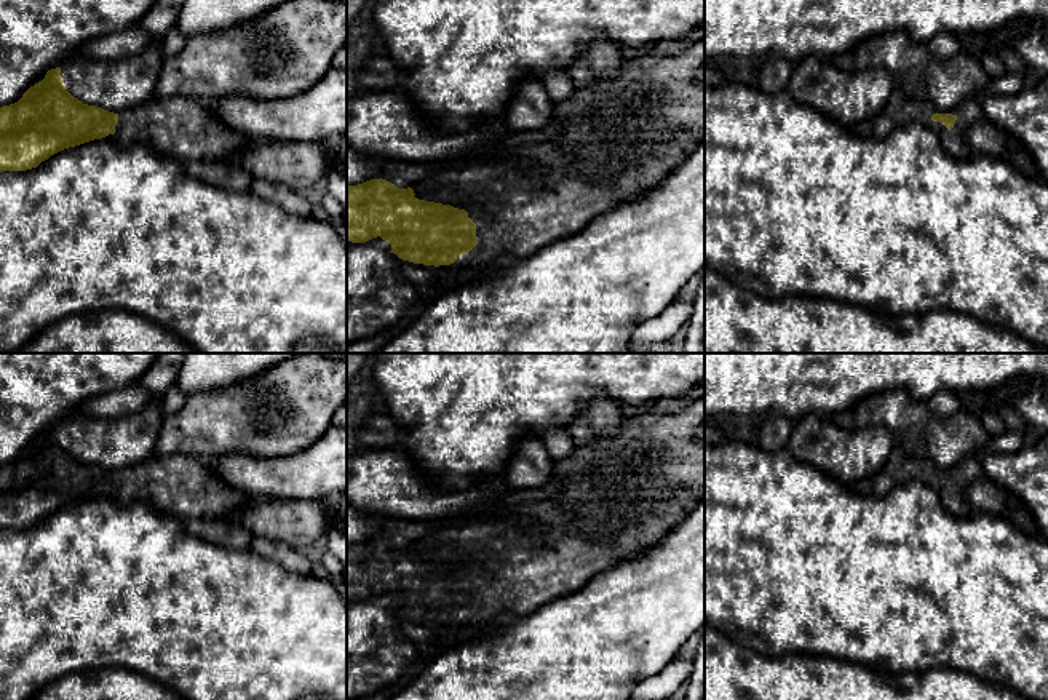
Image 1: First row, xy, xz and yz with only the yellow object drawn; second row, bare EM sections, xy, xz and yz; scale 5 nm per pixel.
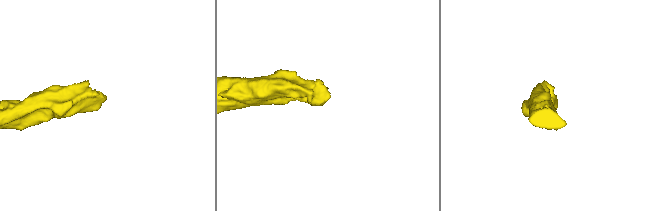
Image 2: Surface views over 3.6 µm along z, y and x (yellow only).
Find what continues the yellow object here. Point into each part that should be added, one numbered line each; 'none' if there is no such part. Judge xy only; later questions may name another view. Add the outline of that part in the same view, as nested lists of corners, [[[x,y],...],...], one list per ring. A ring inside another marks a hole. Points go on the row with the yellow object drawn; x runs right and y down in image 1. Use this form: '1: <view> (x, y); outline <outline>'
1: xy (184, 128); outline [[[155,94],[118,113],[115,133],[145,142],[182,163],[225,160],[252,142],[219,121],[211,104]]]

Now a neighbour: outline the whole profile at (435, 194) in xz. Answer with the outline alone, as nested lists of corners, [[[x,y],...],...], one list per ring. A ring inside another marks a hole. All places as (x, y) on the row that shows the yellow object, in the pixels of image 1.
[[[431,187],[427,190],[422,190],[414,195],[419,200],[425,201],[435,201],[435,203],[443,203],[443,205],[451,205],[458,209],[465,209],[468,213],[470,219],[476,219],[479,216],[479,211],[473,203],[470,203],[460,190],[449,190],[443,187]]]

